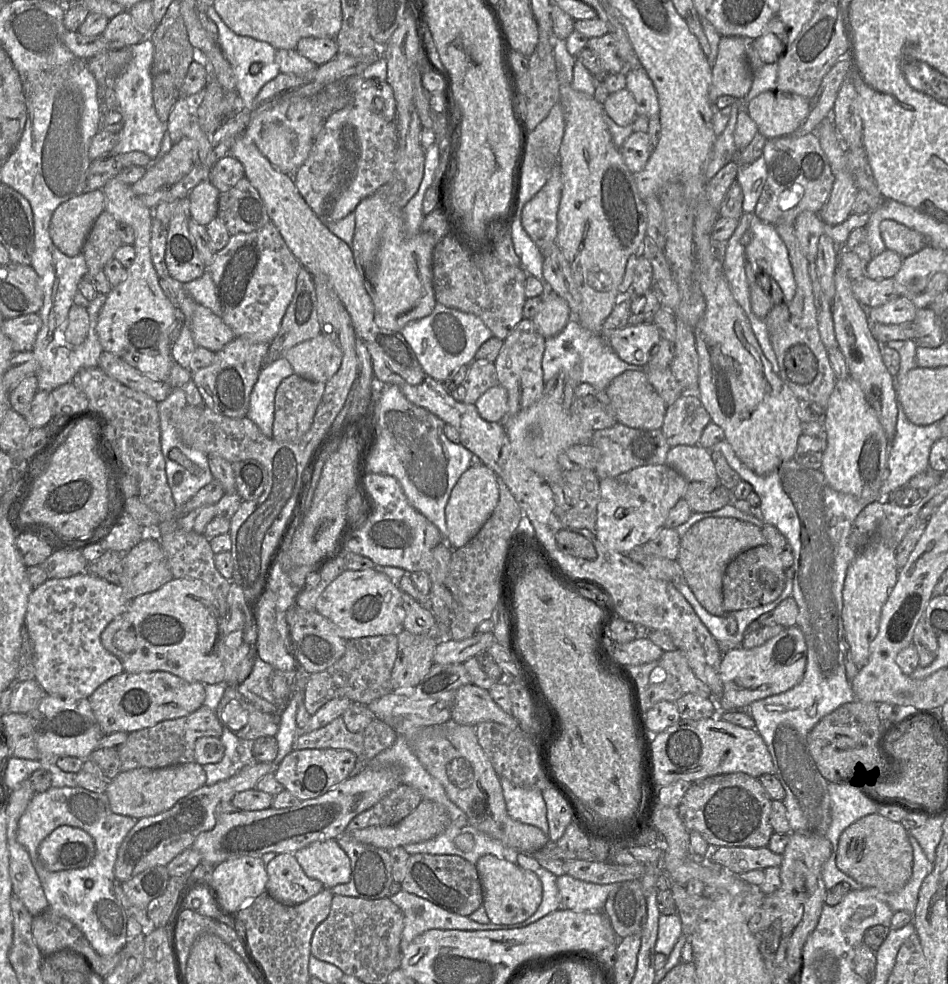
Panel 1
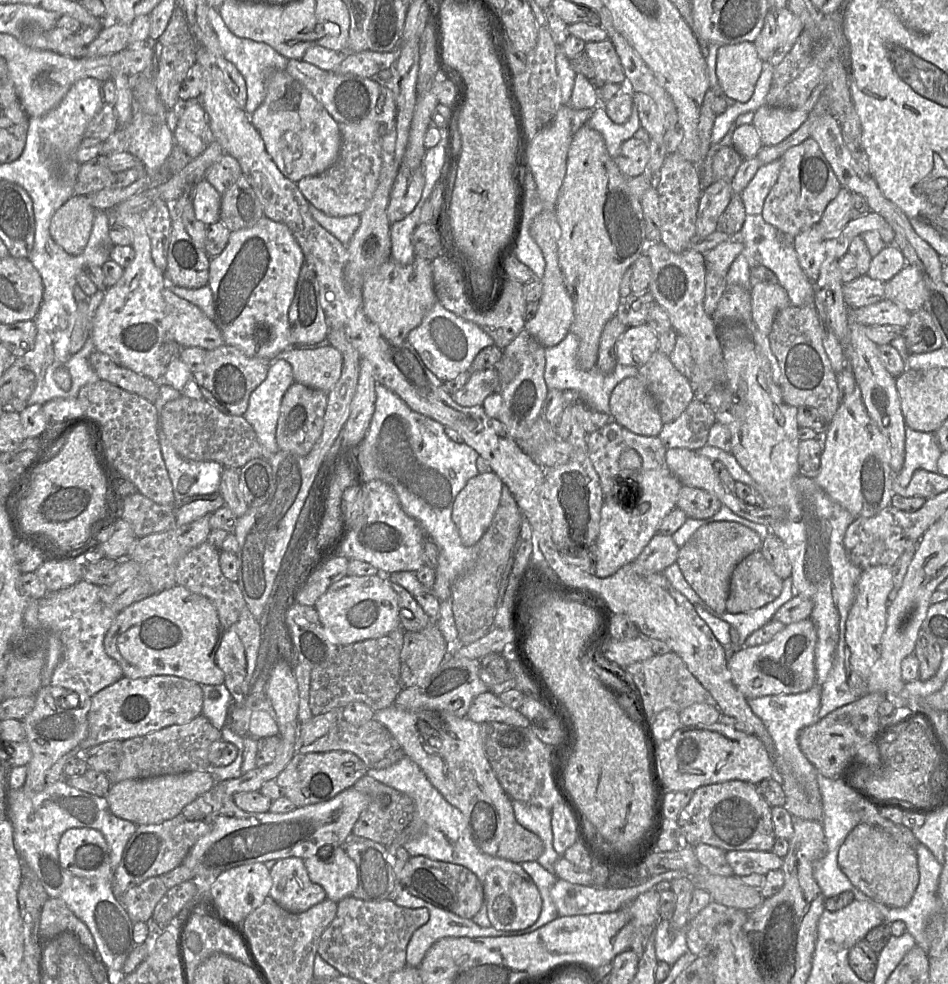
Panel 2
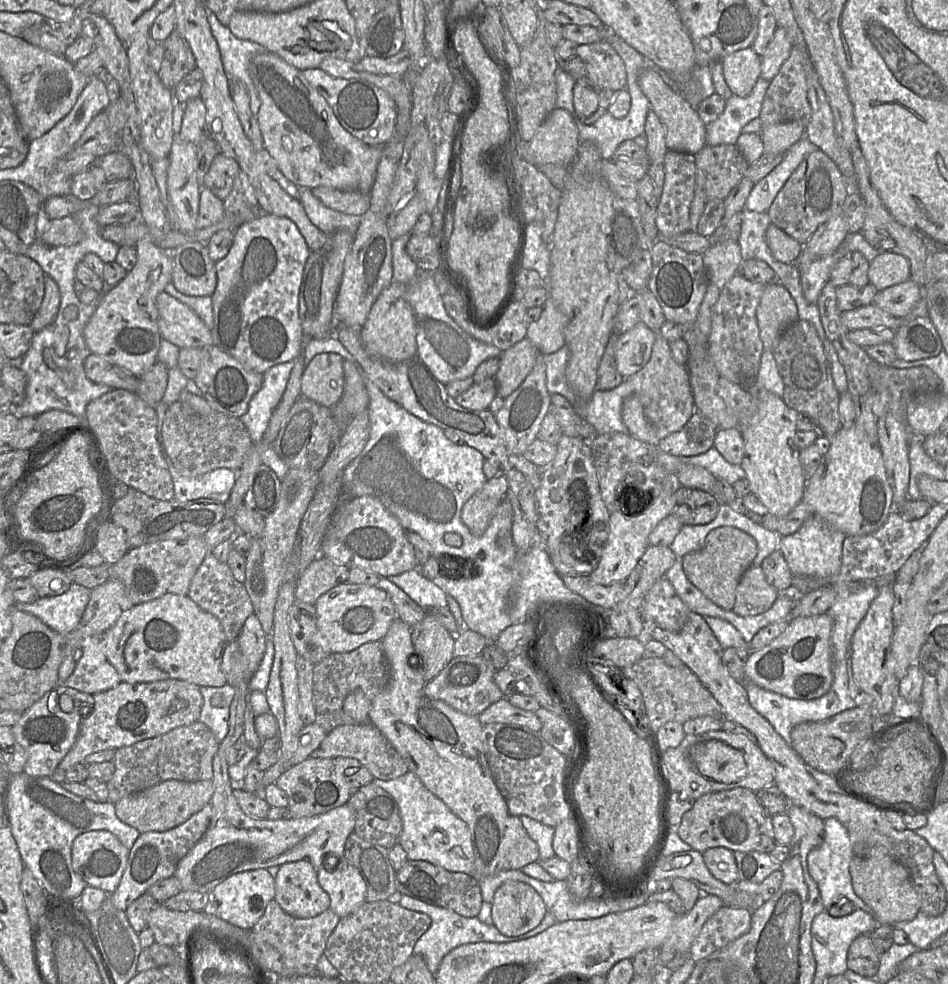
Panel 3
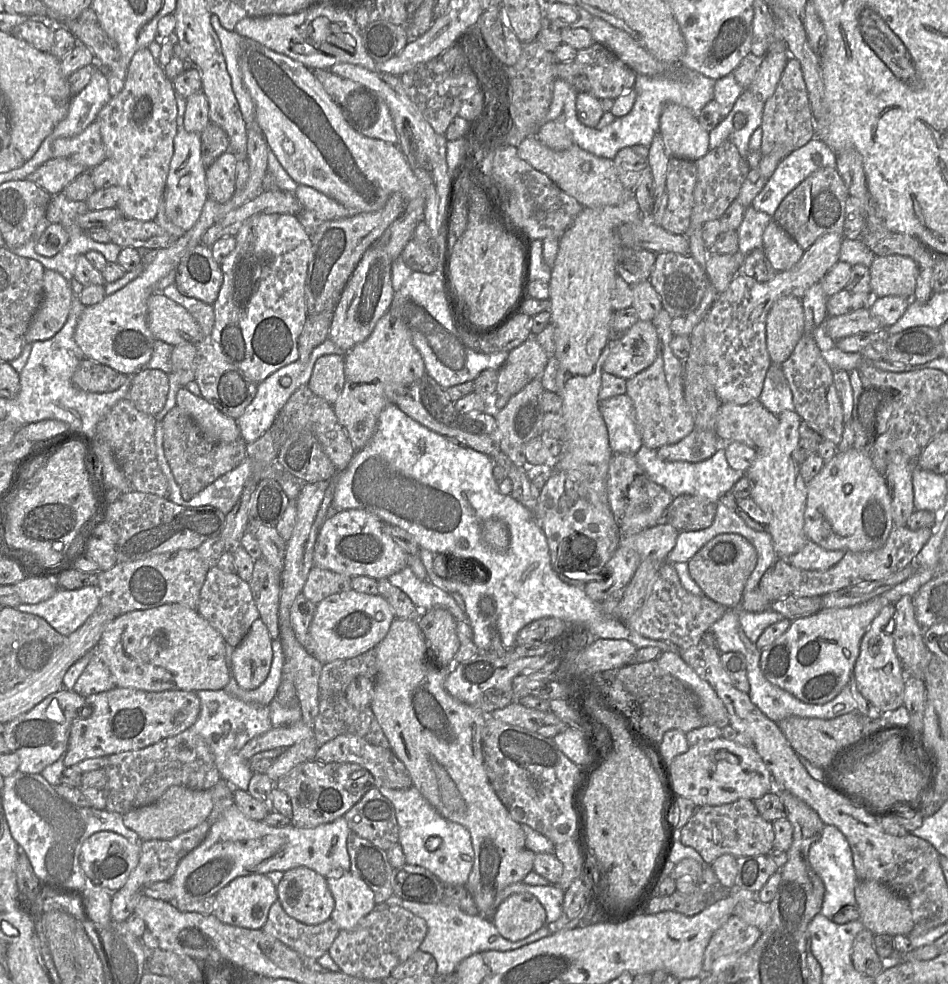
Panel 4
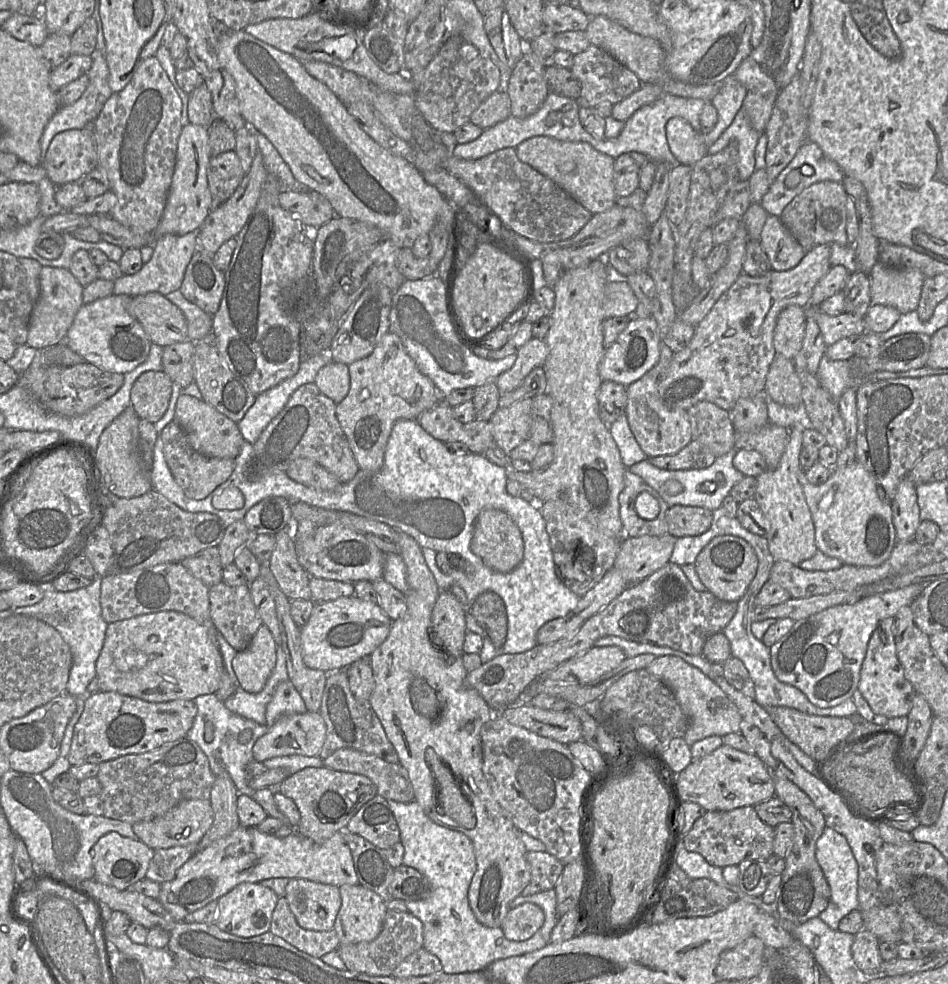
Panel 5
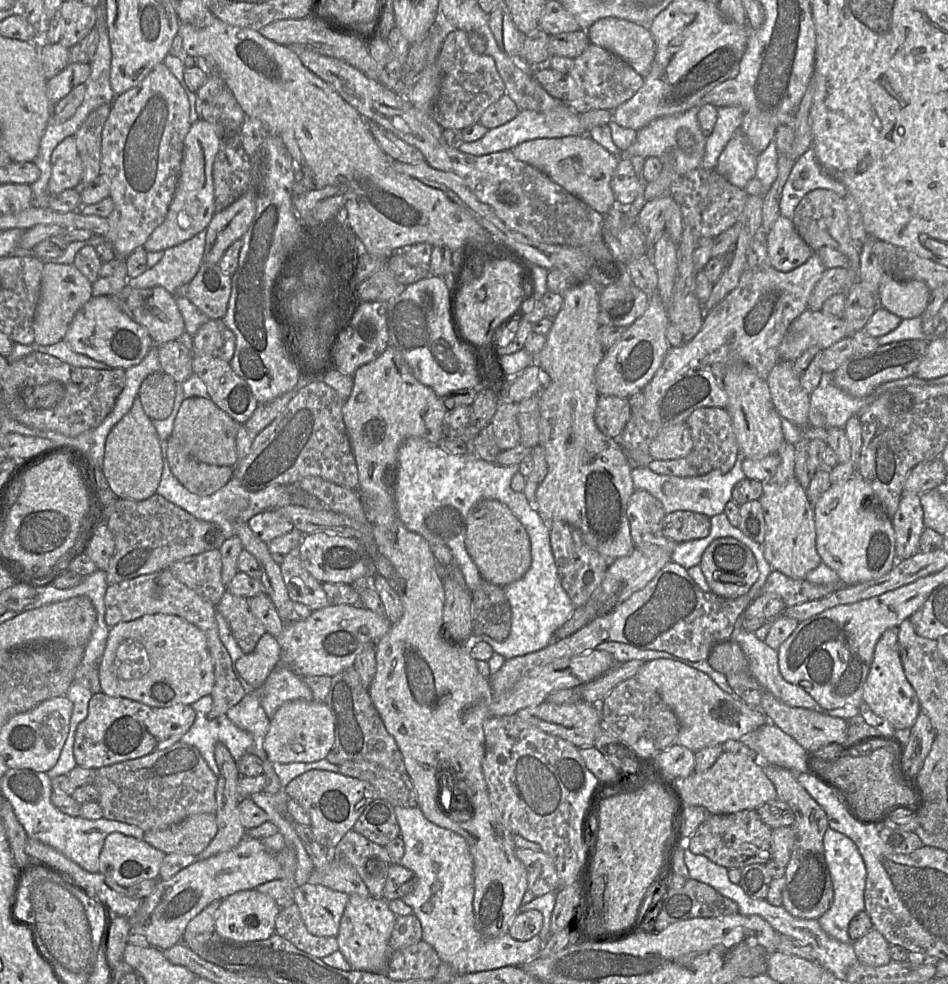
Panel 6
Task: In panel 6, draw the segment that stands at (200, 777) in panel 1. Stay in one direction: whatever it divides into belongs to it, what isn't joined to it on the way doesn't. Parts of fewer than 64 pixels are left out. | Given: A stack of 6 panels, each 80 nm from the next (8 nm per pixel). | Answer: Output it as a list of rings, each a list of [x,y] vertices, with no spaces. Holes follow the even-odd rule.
[[[192,815],[180,823],[162,830],[144,831],[143,841],[154,848],[169,853],[198,855],[217,833],[215,815]]]

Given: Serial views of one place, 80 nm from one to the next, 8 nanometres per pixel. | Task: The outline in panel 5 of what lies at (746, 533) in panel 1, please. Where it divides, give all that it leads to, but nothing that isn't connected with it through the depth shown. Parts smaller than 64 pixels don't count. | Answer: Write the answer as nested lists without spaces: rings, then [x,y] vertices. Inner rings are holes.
[[[722,535],[714,537],[703,548],[694,565],[707,591],[720,600],[738,602],[744,596],[756,575],[758,558],[752,546],[742,538],[733,535]]]

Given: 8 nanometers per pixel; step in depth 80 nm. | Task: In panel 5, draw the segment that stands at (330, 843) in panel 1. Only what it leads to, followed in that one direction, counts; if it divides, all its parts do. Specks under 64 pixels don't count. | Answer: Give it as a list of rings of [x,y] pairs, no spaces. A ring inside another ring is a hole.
[[[361,884],[338,888],[342,903],[334,929],[340,944],[374,940],[382,930],[388,910],[387,902]]]

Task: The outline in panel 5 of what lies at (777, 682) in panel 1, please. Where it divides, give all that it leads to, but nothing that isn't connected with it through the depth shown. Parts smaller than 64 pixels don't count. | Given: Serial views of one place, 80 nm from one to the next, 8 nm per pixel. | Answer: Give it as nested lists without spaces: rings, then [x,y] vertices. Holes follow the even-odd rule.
[[[917,583],[873,594],[796,621],[791,630],[770,647],[771,666],[776,677],[801,690],[812,704],[820,708],[834,707],[852,699],[858,690],[869,640],[879,622],[895,617],[903,606],[910,606],[926,586]]]

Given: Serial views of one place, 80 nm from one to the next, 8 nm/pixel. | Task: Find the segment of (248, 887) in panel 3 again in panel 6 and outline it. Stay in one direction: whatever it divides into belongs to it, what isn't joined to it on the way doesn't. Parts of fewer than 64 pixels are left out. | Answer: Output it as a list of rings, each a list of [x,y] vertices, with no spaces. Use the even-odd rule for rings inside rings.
[[[256,889],[242,890],[222,899],[214,917],[214,929],[220,937],[236,942],[265,940],[275,933],[278,902]]]

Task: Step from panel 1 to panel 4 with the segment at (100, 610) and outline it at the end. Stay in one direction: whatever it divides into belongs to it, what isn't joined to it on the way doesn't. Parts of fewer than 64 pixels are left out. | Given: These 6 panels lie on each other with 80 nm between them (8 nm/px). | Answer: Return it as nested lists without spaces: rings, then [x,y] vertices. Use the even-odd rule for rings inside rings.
[[[97,646],[94,656],[76,681],[73,691],[82,696],[89,696],[99,692],[104,692],[116,687],[115,680],[109,668],[101,661],[97,655]]]

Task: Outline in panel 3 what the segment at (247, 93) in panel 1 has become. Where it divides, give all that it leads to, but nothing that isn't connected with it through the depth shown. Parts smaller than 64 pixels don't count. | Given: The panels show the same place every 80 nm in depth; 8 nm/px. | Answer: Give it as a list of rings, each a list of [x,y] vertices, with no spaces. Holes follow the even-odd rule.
[[[207,11],[207,17],[228,82],[240,81],[246,86],[250,110],[253,115],[257,115],[261,101],[249,75],[248,67],[254,55],[264,53],[267,49],[259,43],[235,37],[228,27],[220,23],[214,12]]]

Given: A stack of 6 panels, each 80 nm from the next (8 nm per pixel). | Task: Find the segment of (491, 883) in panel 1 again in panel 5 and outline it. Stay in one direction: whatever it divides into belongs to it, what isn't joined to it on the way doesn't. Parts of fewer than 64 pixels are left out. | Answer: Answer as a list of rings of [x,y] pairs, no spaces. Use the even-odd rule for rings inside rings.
[[[525,902],[508,911],[500,928],[507,939],[525,941],[540,930],[544,921],[543,910],[536,904]]]

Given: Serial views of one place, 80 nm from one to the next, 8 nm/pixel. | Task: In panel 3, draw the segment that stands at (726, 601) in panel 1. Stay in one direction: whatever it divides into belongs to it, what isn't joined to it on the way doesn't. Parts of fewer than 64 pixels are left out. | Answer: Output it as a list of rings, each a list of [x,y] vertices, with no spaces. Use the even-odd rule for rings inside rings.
[[[751,565],[737,585],[732,611],[739,616],[759,615],[769,610],[778,596],[779,592],[768,583],[762,567]]]

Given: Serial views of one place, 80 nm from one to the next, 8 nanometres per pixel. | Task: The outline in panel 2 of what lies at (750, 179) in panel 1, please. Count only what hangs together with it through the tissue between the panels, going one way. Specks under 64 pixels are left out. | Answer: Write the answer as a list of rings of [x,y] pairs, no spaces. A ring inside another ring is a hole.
[[[780,160],[760,166],[742,191],[741,197],[747,215],[755,215],[762,212],[764,201],[778,179],[780,168]]]

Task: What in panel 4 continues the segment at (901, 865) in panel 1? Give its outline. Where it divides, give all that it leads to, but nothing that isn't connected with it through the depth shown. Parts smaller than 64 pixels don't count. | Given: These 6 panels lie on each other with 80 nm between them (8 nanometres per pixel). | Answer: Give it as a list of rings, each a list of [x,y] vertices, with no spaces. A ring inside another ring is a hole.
[[[859,881],[855,897],[860,920],[874,935],[908,936],[914,928],[907,900],[888,886],[876,881]]]

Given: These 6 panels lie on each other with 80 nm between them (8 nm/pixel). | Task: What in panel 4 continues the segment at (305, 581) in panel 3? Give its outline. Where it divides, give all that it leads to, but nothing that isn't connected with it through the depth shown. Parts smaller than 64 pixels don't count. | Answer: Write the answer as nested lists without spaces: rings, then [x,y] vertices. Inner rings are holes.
[[[313,566],[301,594],[314,604],[317,604],[330,595],[350,589],[352,589],[350,577]]]

